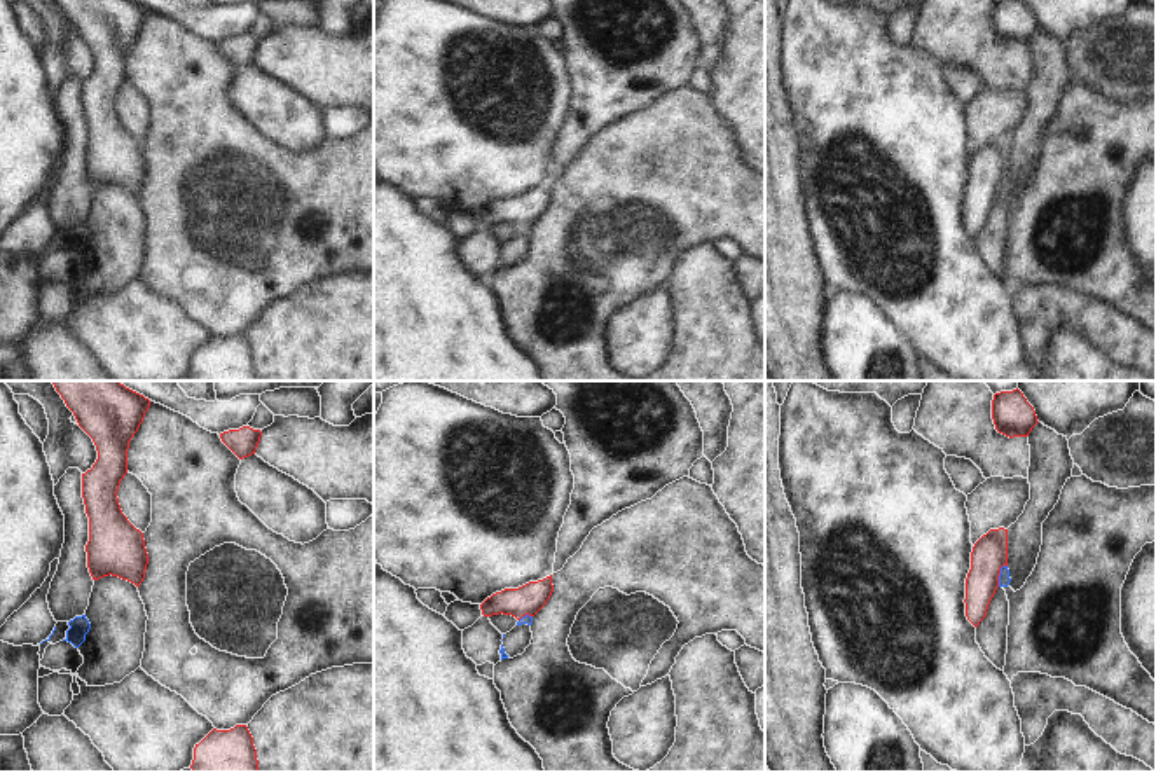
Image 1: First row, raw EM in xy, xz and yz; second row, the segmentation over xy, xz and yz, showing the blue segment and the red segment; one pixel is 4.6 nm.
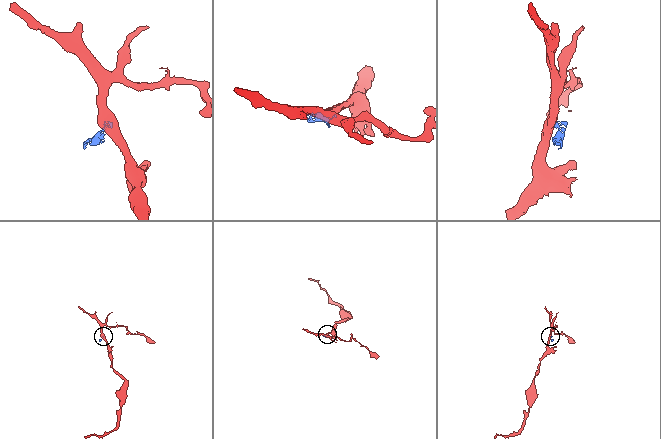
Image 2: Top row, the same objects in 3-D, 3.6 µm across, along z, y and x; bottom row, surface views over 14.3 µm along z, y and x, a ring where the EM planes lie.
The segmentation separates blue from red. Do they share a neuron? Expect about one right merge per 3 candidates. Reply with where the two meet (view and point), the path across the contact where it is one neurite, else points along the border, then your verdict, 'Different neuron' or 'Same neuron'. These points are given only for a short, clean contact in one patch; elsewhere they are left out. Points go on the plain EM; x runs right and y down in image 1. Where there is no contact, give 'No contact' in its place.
Touches blue at yz (999, 184). Boundary: yz (1006, 173), (1001, 177), (997, 194). Different neuron.

